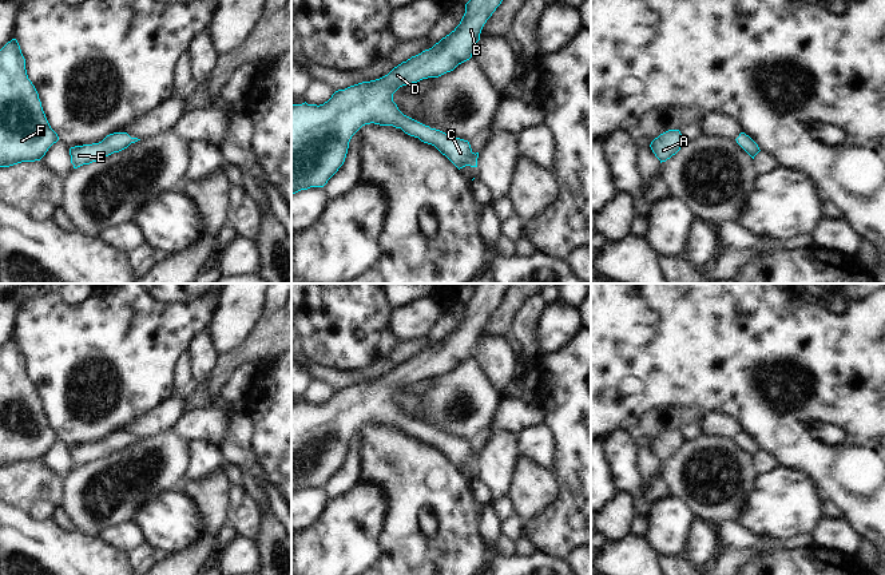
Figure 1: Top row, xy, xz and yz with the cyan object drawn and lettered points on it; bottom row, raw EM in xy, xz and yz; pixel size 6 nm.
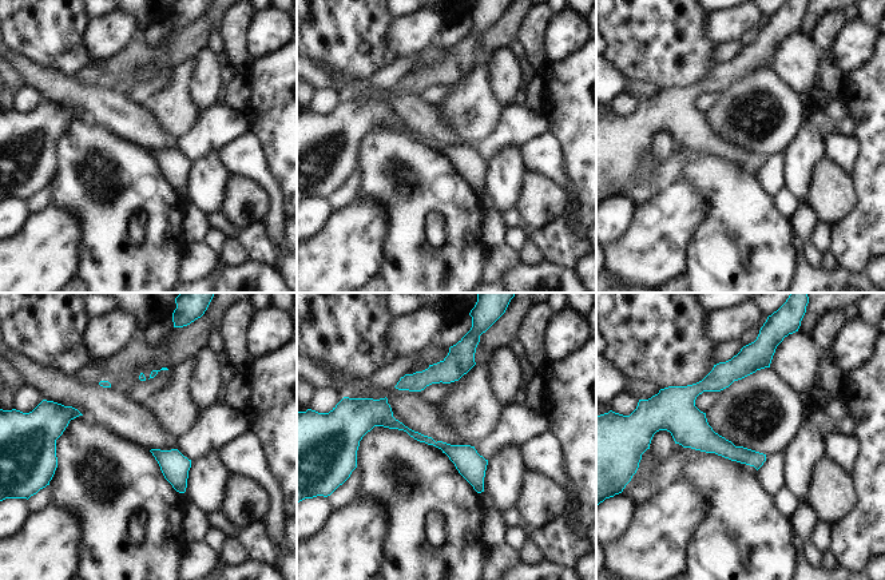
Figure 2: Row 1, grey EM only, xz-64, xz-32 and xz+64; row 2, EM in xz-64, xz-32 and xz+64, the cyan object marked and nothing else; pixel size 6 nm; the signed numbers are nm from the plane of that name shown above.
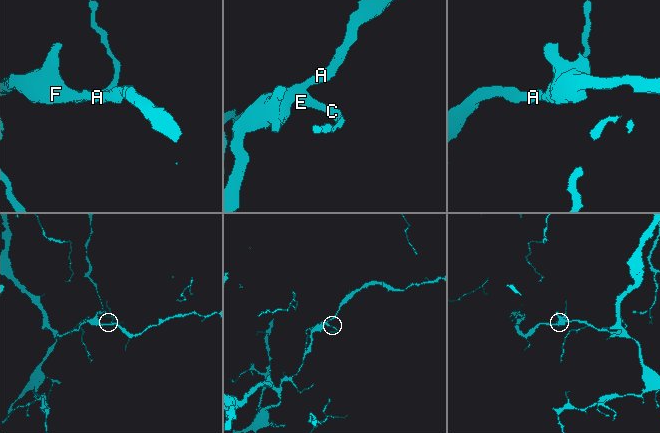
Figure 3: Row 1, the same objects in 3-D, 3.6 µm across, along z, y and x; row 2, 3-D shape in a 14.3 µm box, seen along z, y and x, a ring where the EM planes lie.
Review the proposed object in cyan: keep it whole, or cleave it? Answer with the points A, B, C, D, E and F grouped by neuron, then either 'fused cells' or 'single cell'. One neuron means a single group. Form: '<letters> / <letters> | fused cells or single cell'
A B C D E F | single cell

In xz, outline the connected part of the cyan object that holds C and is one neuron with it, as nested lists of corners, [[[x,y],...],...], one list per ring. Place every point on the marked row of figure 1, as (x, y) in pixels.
[[[469,0],[465,4],[465,13],[460,24],[432,48],[422,51],[421,53],[412,56],[406,62],[402,62],[394,67],[388,75],[350,86],[345,90],[336,91],[332,98],[324,104],[291,104],[291,195],[307,190],[310,187],[324,187],[328,181],[338,171],[344,164],[349,142],[352,136],[365,124],[380,124],[380,126],[393,126],[401,128],[405,134],[418,138],[421,142],[434,146],[442,155],[445,155],[459,170],[471,166],[477,167],[479,152],[473,152],[468,140],[452,136],[440,130],[430,128],[406,115],[404,115],[397,104],[393,102],[393,94],[402,86],[409,86],[428,78],[438,78],[447,72],[453,71],[459,64],[469,60],[473,53],[473,48],[480,40],[480,33],[492,16],[496,8],[503,0]]]

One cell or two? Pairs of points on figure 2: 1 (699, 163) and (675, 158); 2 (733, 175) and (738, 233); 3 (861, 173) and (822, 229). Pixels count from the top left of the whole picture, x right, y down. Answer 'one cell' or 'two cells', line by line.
1: two cells
2: one cell
3: two cells

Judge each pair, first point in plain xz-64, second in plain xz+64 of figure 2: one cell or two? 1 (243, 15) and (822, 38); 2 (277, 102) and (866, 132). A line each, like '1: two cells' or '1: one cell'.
1: one cell
2: one cell

